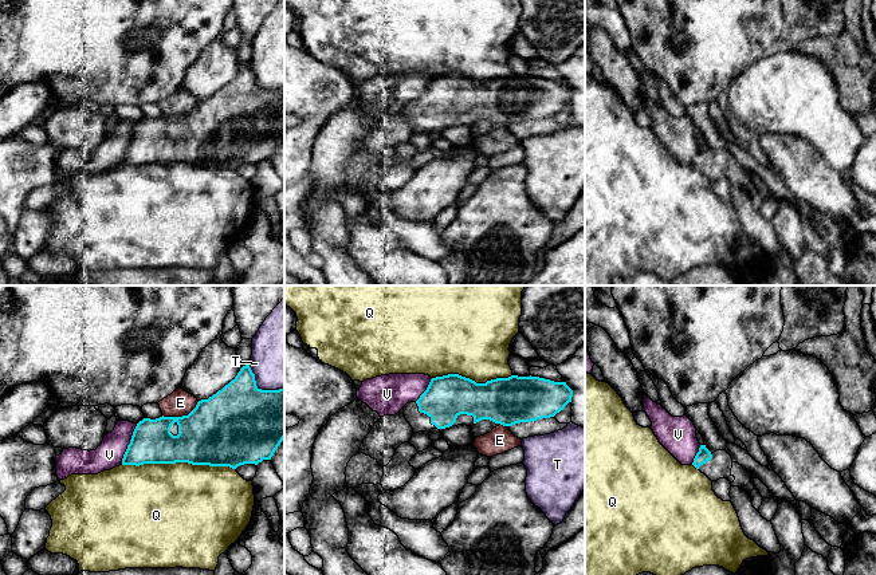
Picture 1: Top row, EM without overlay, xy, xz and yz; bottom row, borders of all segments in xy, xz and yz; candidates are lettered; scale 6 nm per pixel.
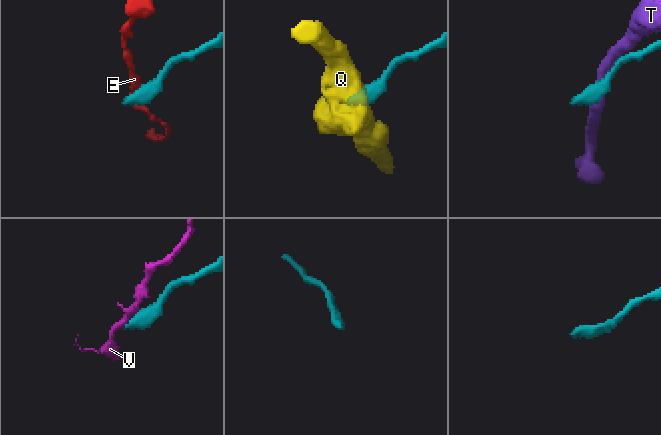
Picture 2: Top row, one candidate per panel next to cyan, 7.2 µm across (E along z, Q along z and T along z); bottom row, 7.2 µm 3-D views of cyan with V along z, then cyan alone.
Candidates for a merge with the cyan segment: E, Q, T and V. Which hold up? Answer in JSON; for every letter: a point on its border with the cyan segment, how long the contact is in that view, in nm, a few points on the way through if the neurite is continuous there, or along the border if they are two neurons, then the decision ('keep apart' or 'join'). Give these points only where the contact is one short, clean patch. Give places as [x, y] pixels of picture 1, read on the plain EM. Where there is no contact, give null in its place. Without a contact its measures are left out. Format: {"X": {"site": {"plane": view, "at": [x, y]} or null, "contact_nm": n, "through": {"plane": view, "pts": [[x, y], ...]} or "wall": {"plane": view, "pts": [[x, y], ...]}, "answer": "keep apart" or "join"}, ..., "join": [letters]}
{"E": {"site": {"plane": "xy", "at": [183, 115]}, "contact_nm": 240, "answer": "keep apart"}, "Q": {"site": {"plane": "xy", "at": [179, 161]}, "contact_nm": 700, "answer": "keep apart"}, "T": {"site": {"plane": "xy", "at": [259, 89]}, "contact_nm": 260, "answer": "keep apart"}, "V": {"site": {"plane": "xy", "at": [129, 144]}, "contact_nm": 260, "answer": "keep apart"}, "join": []}

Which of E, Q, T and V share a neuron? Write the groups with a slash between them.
E / Q / T / V

